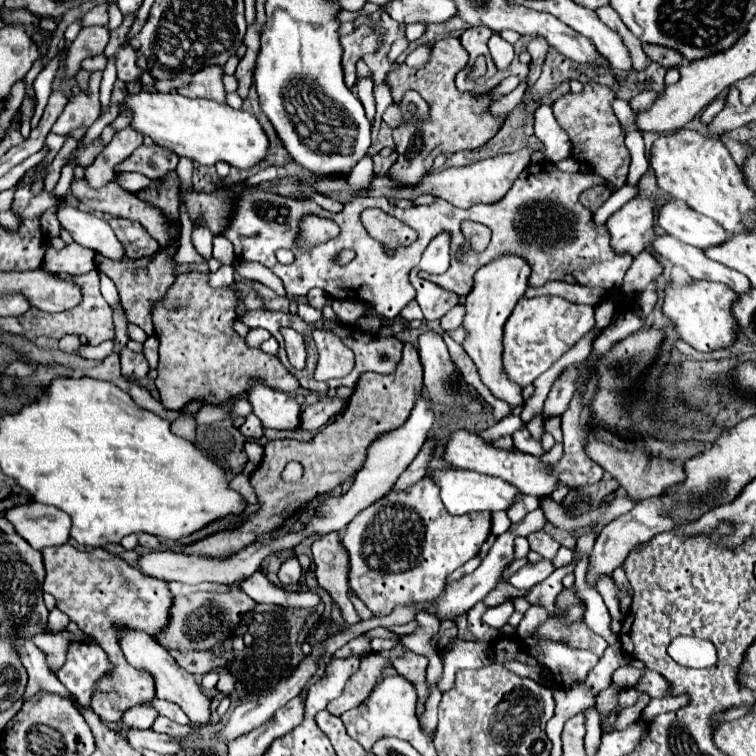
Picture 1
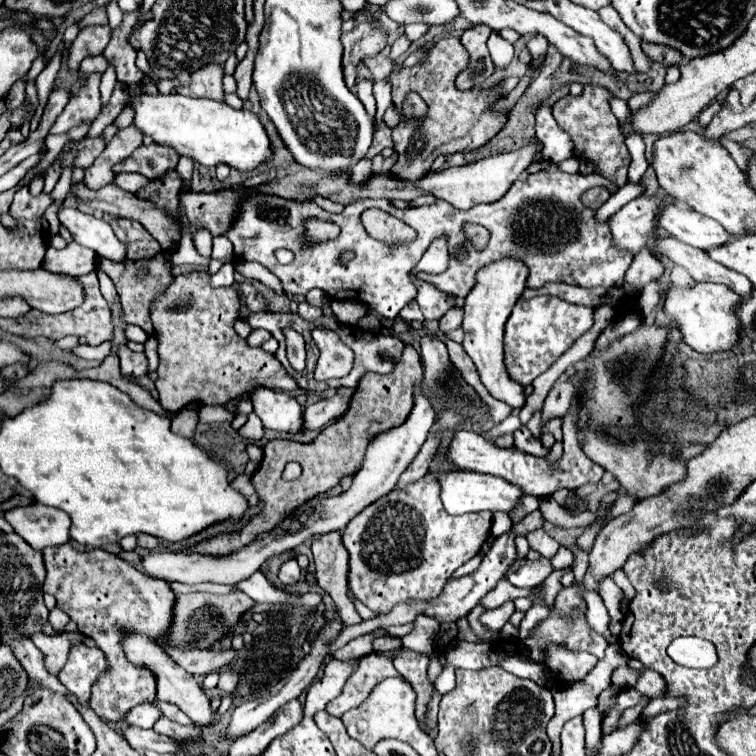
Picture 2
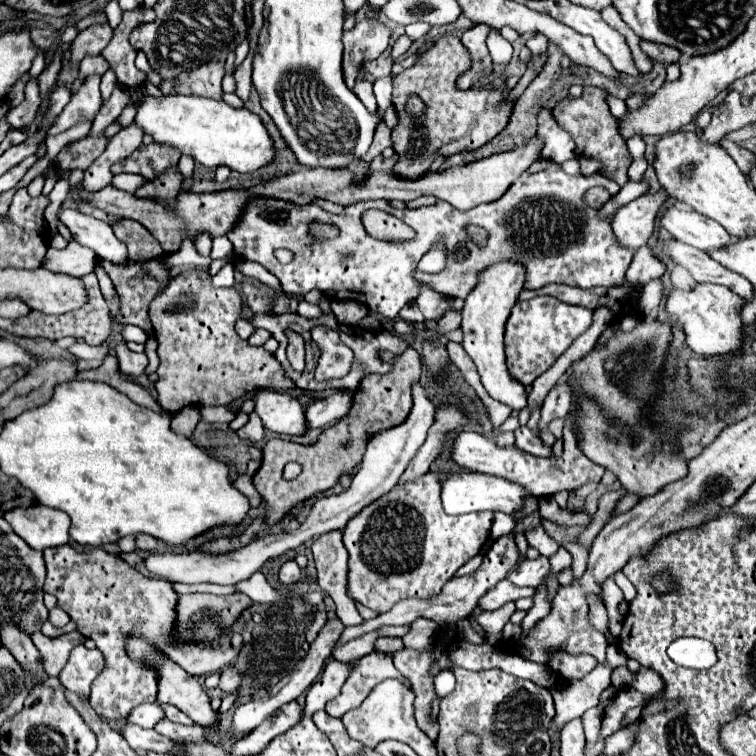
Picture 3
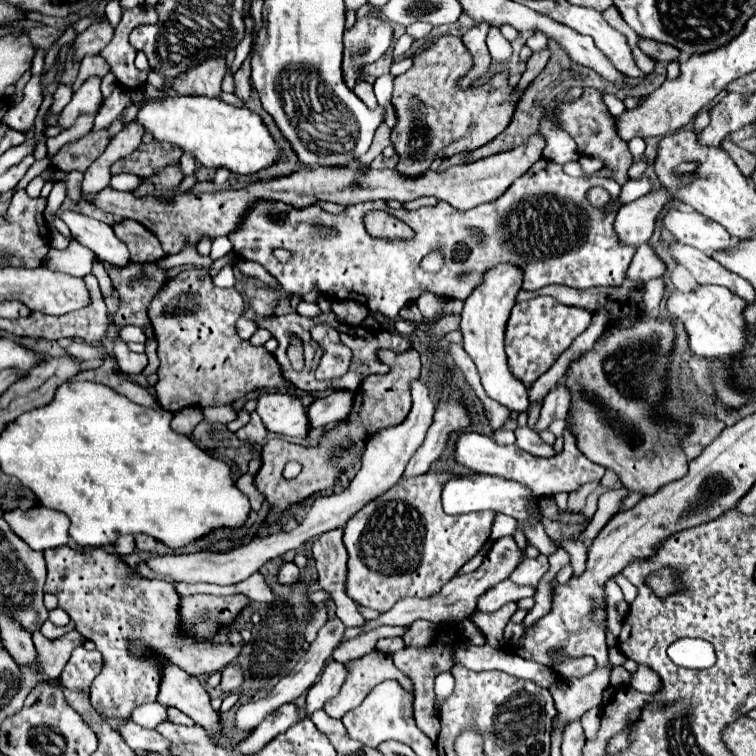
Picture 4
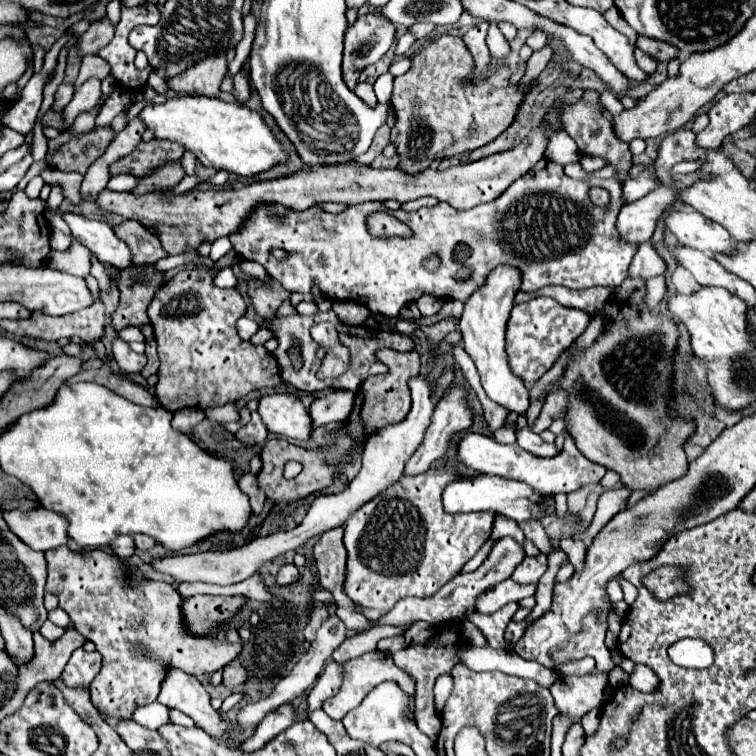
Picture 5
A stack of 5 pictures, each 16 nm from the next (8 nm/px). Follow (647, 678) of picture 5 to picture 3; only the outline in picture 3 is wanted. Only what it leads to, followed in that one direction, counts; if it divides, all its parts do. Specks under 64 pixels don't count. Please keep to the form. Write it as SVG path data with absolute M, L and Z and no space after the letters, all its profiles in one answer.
M644 666L638 668L634 682L632 682L632 688L636 688L642 694L652 694L652 696L656 696L662 690L662 686L664 686L662 678L656 676L656 672L652 672L650 668L644 668Z

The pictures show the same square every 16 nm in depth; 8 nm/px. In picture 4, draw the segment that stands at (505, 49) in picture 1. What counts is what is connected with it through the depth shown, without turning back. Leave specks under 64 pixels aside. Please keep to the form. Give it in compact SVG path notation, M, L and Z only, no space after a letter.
M490 26L486 44L492 59L499 64L506 63L512 54L510 43L503 37L500 29L495 26Z

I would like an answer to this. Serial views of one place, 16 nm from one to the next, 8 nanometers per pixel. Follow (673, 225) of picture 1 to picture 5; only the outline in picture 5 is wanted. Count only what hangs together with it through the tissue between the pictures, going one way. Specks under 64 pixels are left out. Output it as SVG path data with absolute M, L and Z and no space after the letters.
M670 210L666 216L666 226L678 236L684 246L696 248L708 256L728 254L738 242L716 222L708 220L696 210Z

